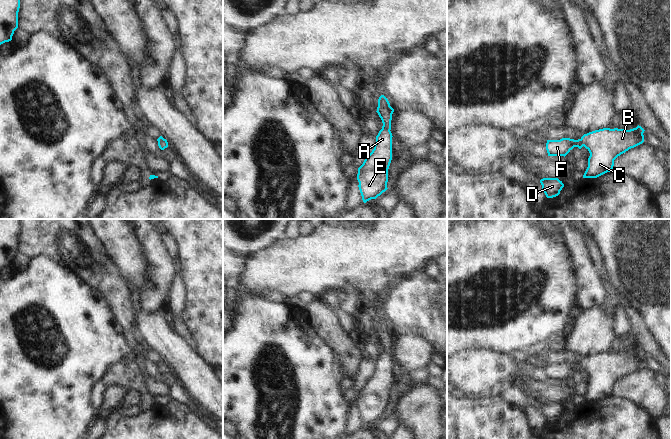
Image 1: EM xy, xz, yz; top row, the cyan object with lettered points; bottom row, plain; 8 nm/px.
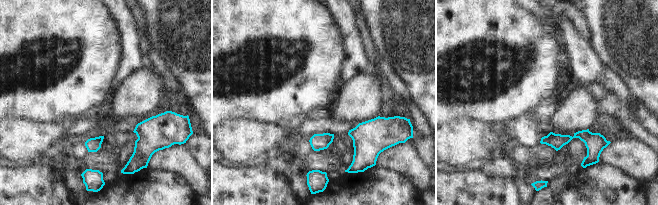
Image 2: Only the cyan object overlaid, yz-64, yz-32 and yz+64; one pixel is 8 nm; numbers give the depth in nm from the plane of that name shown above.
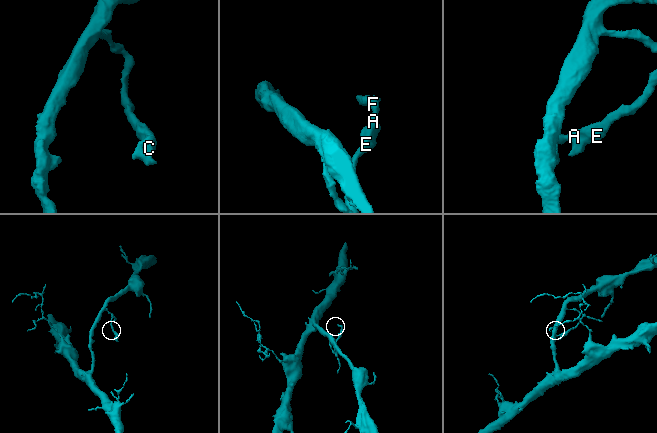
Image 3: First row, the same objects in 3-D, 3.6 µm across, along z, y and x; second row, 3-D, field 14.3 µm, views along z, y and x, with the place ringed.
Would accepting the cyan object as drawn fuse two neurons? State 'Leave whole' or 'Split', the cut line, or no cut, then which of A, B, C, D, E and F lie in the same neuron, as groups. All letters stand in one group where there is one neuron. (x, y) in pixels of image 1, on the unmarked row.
Leave whole. No split. Groups: A B C D E F

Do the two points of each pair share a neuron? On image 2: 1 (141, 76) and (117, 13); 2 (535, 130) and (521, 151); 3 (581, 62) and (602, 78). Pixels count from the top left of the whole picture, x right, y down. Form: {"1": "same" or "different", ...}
{"1": "different", "2": "different", "3": "same"}

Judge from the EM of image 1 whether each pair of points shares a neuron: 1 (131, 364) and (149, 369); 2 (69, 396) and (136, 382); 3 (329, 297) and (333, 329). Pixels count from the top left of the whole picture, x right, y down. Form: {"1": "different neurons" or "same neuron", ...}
{"1": "different neurons", "2": "different neurons", "3": "different neurons"}

